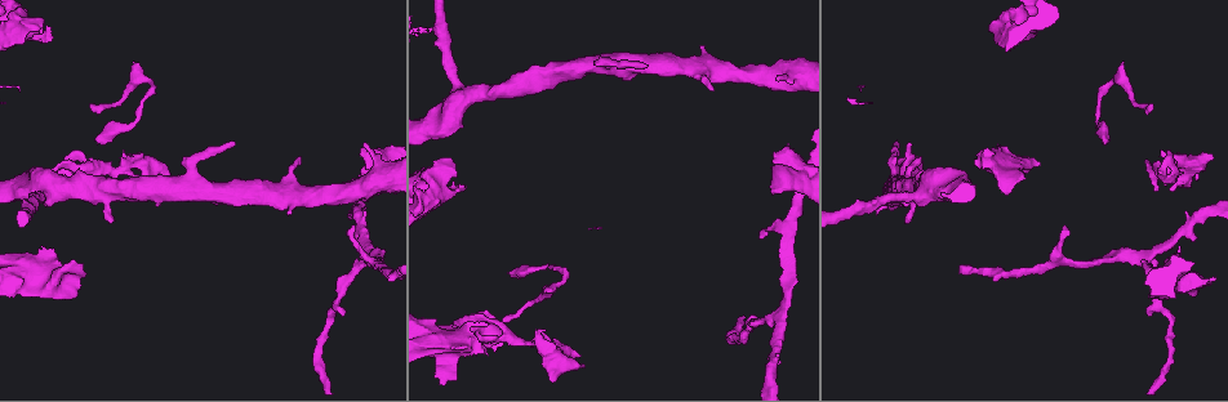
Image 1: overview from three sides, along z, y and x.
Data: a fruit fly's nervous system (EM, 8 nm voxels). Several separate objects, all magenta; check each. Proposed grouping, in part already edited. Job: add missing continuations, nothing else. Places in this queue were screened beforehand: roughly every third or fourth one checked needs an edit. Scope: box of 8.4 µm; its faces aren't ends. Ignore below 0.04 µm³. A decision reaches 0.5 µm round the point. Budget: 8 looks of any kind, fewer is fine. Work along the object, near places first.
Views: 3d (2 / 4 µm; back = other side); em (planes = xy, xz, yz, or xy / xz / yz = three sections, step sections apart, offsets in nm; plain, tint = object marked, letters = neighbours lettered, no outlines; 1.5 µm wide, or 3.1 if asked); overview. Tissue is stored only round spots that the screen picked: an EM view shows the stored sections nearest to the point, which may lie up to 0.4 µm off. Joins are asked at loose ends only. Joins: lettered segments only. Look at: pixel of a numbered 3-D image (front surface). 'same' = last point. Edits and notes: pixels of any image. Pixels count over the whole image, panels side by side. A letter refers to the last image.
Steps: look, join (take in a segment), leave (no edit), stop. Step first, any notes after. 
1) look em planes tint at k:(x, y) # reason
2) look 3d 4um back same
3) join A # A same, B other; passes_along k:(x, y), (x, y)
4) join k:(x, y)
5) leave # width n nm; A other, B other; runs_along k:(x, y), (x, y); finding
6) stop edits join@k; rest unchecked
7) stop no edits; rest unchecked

look 3d 2um at 1:(714, 89) # free end

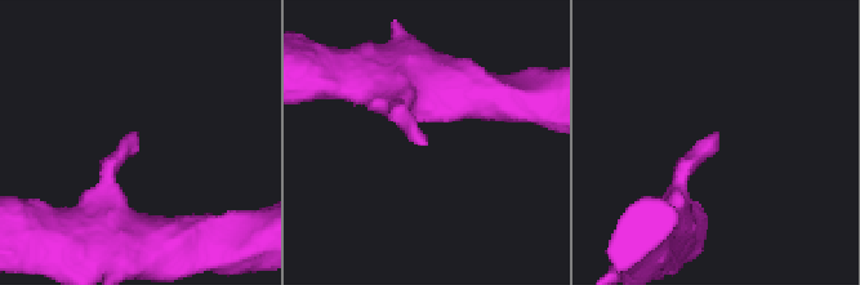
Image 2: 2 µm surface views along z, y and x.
look em planes letters at 2:(717, 135) # shape alone is not enough

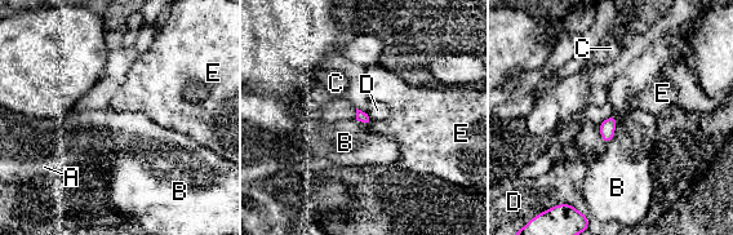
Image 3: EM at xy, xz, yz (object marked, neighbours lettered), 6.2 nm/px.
leave # A other, B other, C other, D other, E other; border 3:(617, 118), (614, 136), (607, 143); no lettered segment goes on from it

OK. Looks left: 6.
look 3d 2um at 1:(1064, 225) # thin end

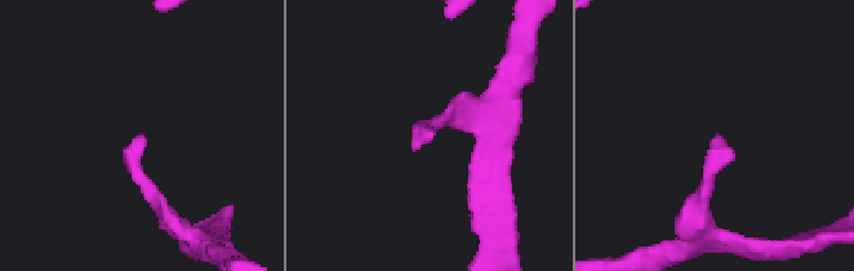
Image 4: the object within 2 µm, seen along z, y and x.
look em yz step 4 letters at 4:(720, 135)

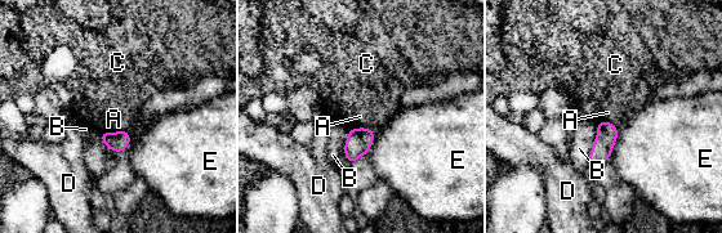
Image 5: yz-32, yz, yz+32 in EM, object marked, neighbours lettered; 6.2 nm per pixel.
look em planes letters same

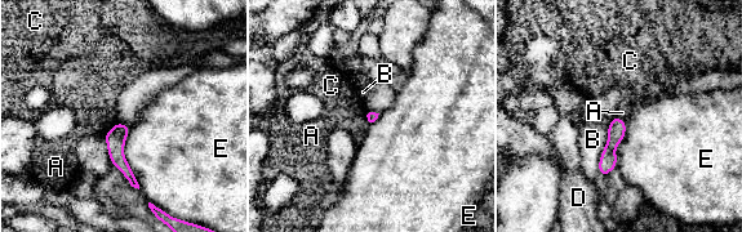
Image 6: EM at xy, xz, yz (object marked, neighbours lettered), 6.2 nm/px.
leave # A other, B other, C other, D other, E other; runs_along 6:(118, 126), (118, 159), (133, 182); none of them fits

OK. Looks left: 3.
look 3d 4um at 1:(457, 324) # tapers out

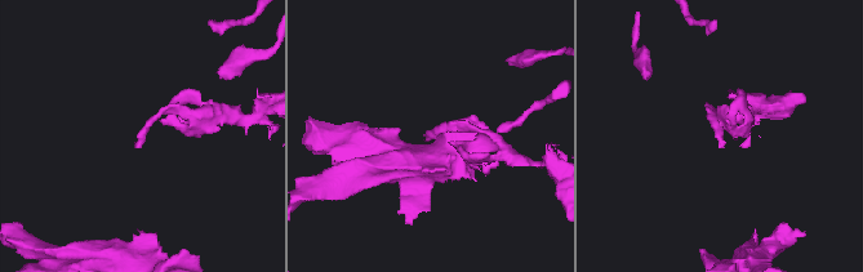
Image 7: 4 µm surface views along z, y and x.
look em planes plain at 7:(428, 136)

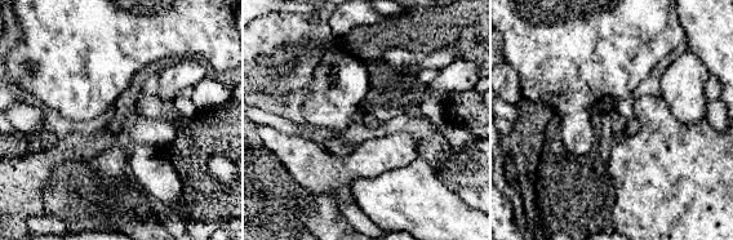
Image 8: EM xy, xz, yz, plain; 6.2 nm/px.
look em planes letters same

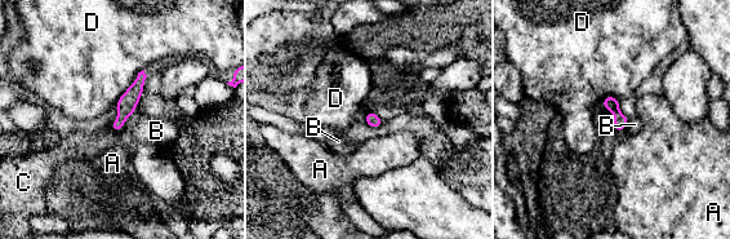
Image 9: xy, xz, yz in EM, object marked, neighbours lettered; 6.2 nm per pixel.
join C # longest_contact D 300 nm; A other, B other, C same, D other; it goes on there

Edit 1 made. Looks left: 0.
stop edits join@9; rest unchecked

